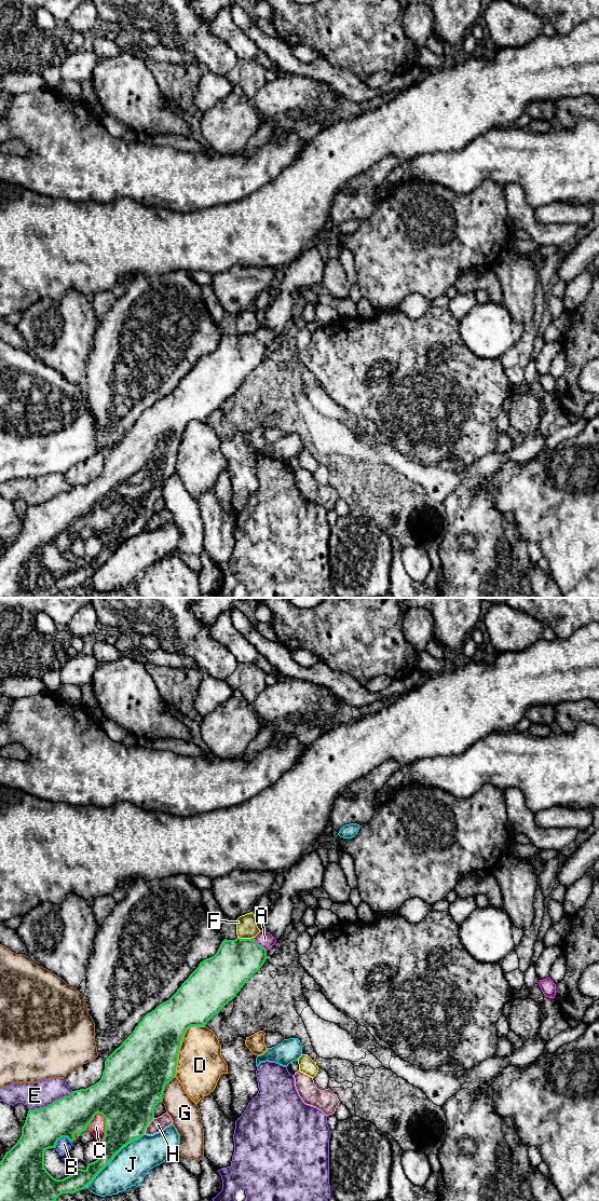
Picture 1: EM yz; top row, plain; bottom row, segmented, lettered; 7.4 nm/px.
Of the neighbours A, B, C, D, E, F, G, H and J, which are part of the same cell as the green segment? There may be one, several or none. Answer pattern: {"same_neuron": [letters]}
{"same_neuron": ["A", "B", "C"]}

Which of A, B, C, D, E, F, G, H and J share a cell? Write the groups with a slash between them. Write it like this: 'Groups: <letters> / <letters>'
Groups: A B C / D / E / F / G / H / J

